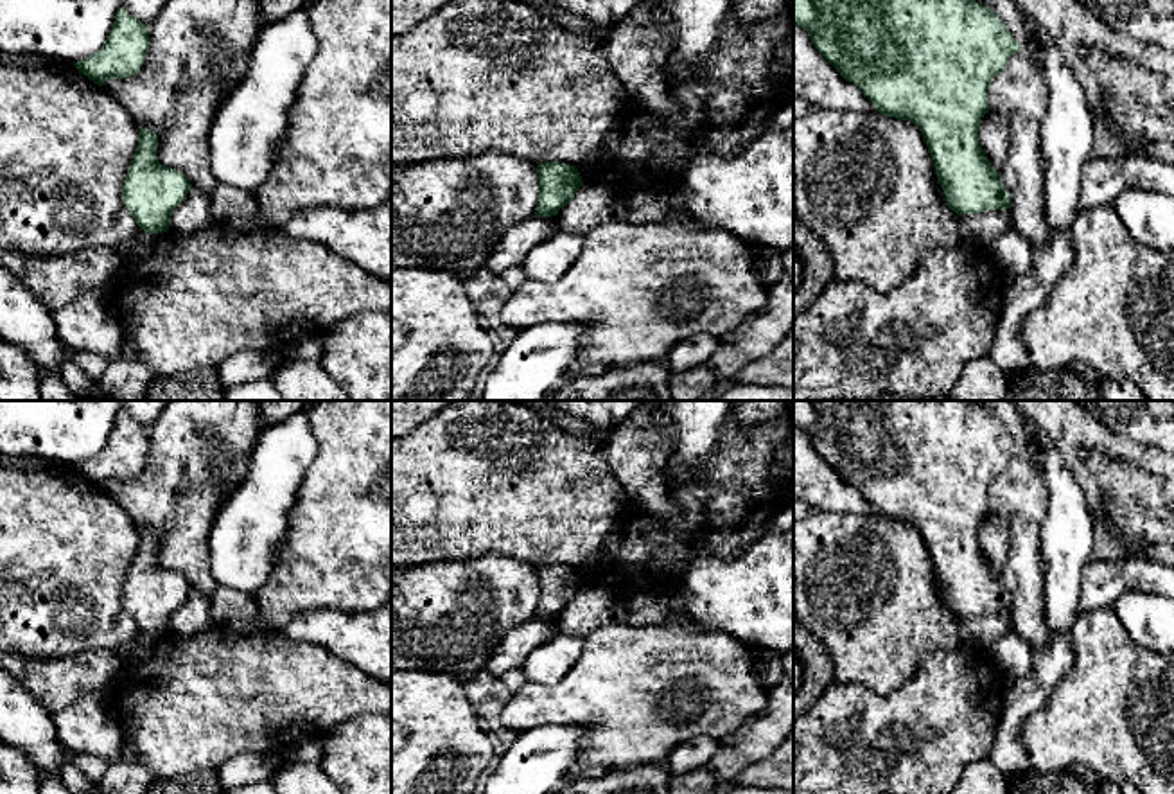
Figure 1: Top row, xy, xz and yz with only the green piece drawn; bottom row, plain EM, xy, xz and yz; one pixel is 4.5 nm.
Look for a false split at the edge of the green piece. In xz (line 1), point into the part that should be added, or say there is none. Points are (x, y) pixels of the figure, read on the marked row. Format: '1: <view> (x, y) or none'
1: none

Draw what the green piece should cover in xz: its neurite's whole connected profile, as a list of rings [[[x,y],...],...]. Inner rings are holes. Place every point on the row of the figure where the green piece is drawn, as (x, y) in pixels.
[[[544,162],[537,165],[537,174],[540,194],[535,216],[539,217],[556,216],[583,185],[578,169],[569,163]]]

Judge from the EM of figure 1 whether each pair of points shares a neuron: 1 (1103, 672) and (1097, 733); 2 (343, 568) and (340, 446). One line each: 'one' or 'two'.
1: one
2: one

